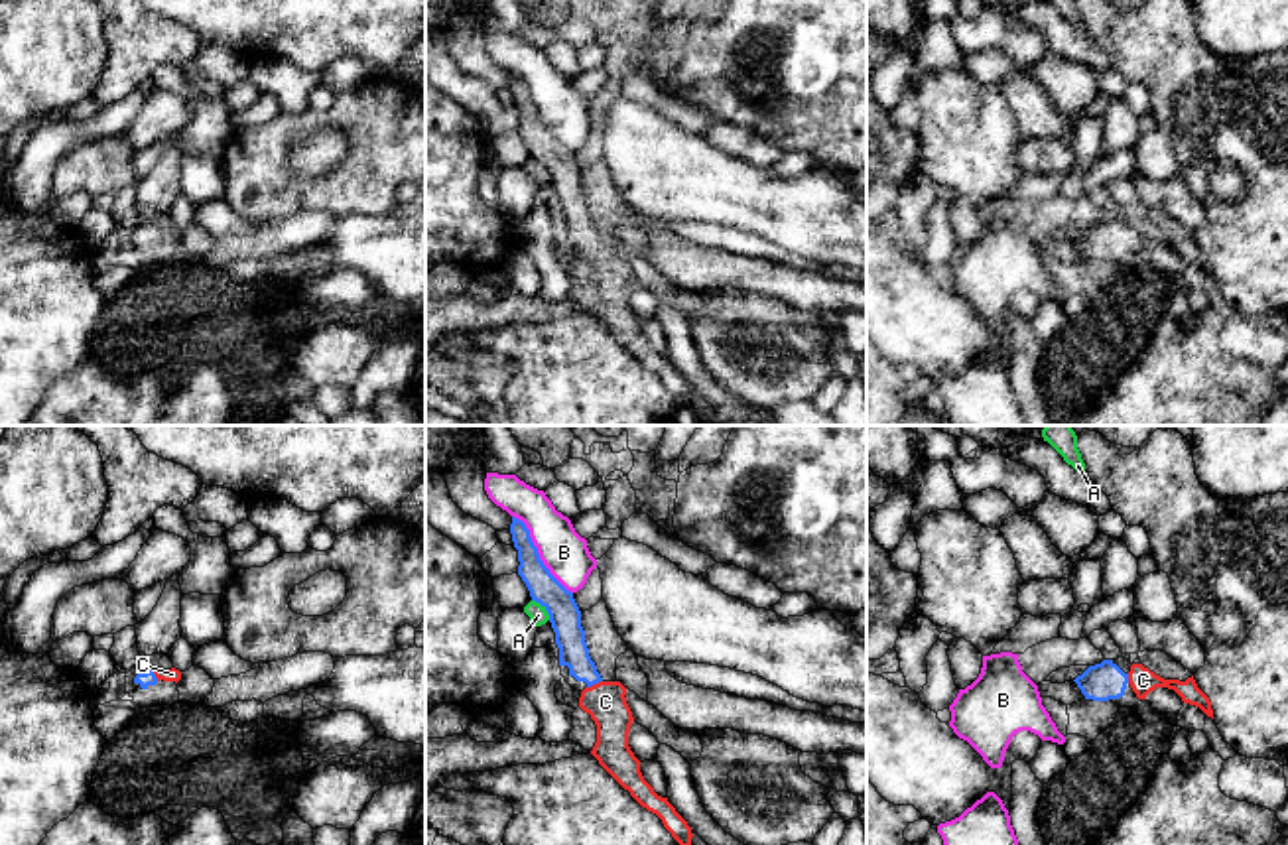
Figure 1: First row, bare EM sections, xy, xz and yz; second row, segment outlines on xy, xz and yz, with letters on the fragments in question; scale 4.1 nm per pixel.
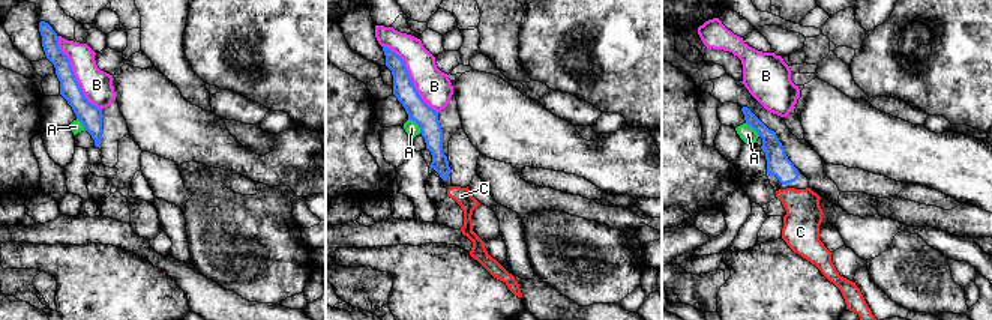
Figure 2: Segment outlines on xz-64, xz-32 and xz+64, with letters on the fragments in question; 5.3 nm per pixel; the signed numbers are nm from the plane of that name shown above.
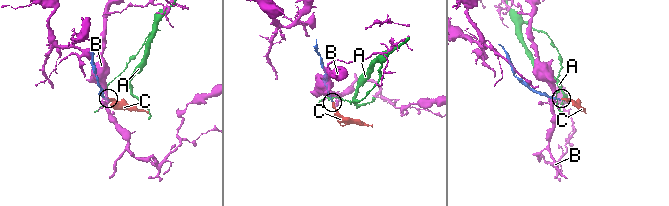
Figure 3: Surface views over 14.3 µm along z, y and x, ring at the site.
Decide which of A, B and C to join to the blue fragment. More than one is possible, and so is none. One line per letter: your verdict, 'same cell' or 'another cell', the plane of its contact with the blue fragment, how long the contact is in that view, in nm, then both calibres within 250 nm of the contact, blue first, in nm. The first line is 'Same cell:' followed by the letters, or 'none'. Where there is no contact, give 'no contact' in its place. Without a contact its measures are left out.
Same cell: C
A: another cell; contact in xz; length 120 nm; calibres 130 and 80 nm
B: another cell; contact in xz; length 400 nm; calibres 120 and 190 nm
C: same cell; contact in xz; length 70 nm; calibres 130 and 170 nm

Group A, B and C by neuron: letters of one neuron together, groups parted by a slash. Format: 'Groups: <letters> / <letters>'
Groups: A / B / C

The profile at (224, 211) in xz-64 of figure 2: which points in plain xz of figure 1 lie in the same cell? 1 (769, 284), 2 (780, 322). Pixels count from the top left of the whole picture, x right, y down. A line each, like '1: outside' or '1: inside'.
1: outside
2: inside

